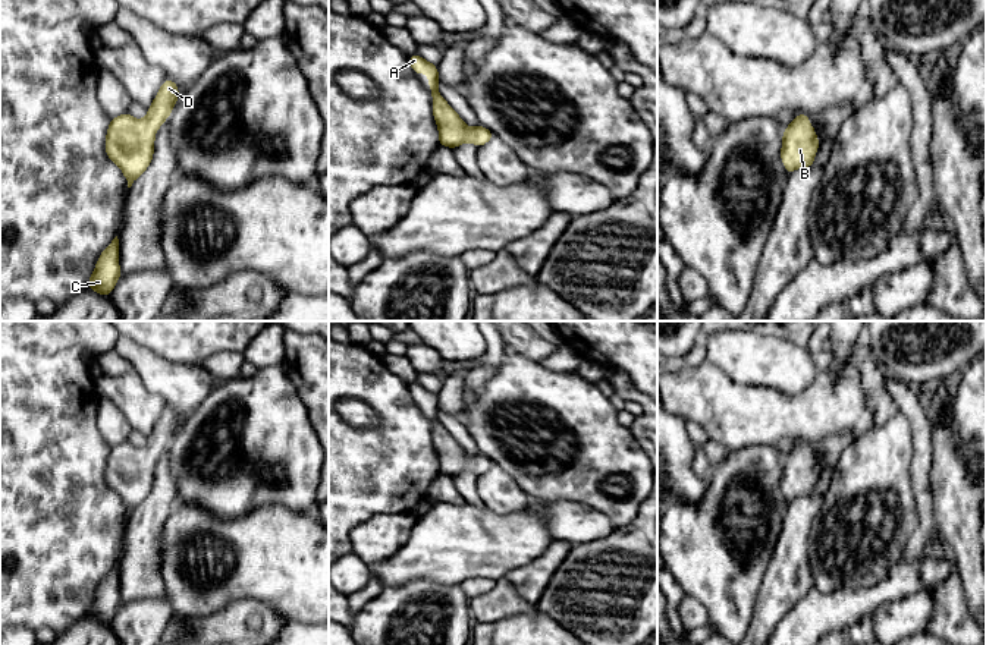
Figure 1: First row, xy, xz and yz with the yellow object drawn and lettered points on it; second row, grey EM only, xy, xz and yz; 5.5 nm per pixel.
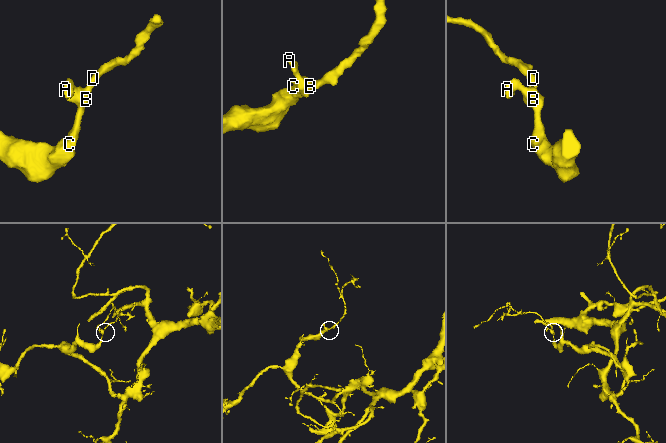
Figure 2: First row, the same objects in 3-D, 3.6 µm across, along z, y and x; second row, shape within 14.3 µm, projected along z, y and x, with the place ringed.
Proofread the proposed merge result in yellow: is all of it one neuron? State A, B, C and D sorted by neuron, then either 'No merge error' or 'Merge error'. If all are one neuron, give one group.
Groups: A B C D. No merge error

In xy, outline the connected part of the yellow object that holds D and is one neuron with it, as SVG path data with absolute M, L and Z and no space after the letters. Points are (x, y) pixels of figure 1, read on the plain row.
M166 406L144 449L138 449L129 441L110 447L104 472L106 482L123 500L128 516L150 494L156 459L170 444L178 427L178 413Z

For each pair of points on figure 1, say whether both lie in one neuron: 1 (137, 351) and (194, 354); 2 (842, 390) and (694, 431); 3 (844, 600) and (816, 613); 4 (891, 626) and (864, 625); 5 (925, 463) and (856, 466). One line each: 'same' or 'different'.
1: different
2: different
3: same
4: different
5: different

